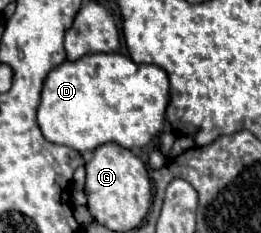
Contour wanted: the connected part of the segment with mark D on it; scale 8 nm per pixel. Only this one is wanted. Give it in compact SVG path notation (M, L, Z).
M90 53L76 61L64 61L44 79L38 105L38 125L50 143L72 147L80 153L94 151L102 143L118 143L126 149L148 145L164 125L168 105L168 75L156 65L138 65L120 53Z

